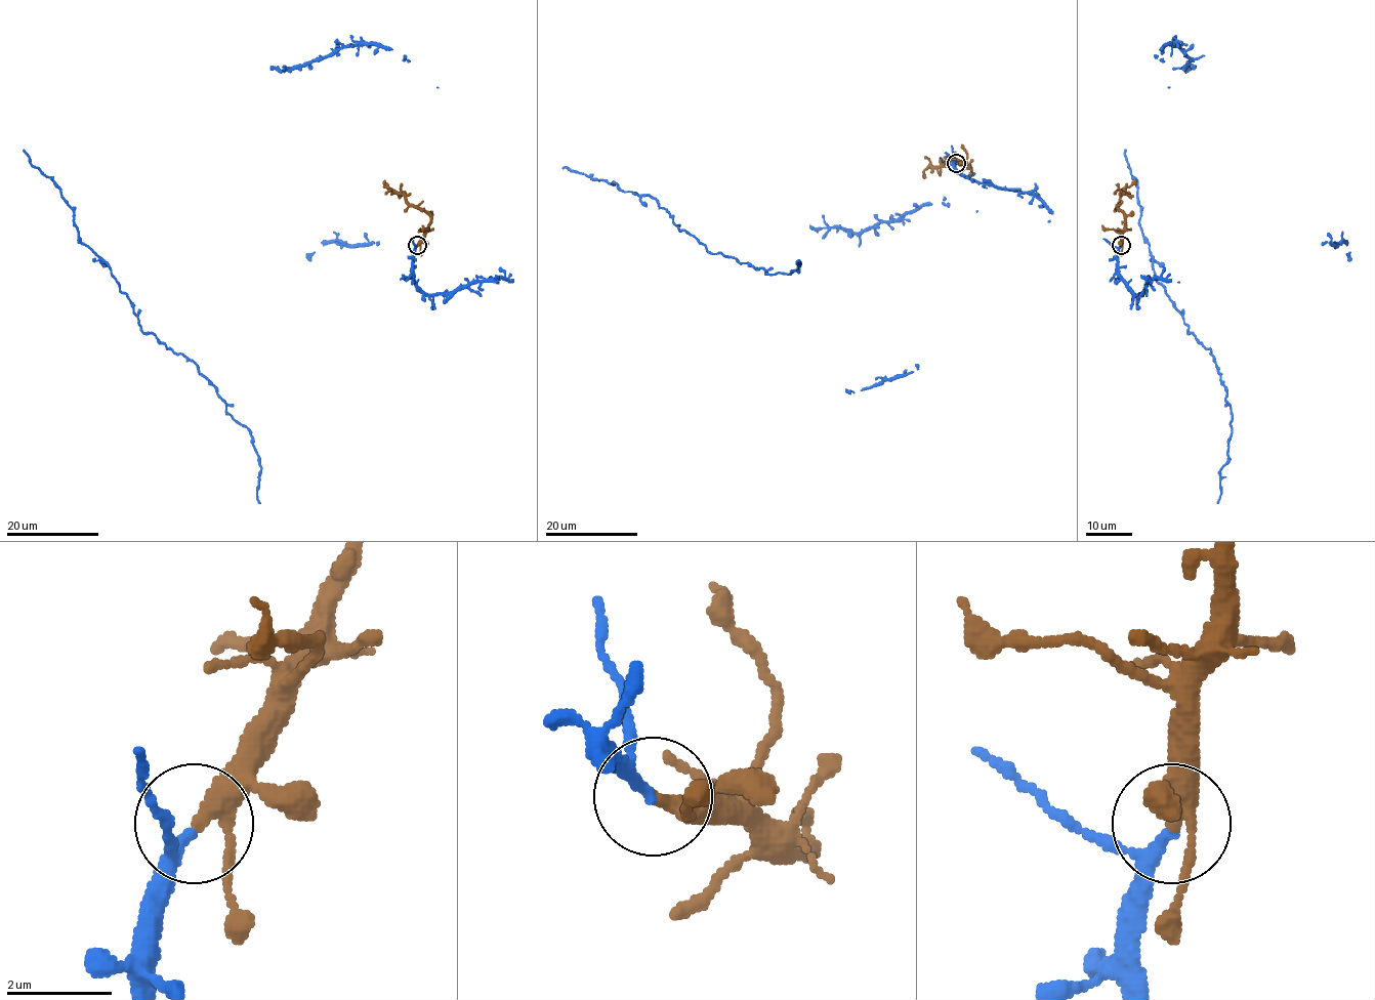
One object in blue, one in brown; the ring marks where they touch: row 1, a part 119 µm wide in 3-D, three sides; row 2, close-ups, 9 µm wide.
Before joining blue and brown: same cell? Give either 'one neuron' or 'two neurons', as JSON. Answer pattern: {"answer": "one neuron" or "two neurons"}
{"answer": "one neuron"}

